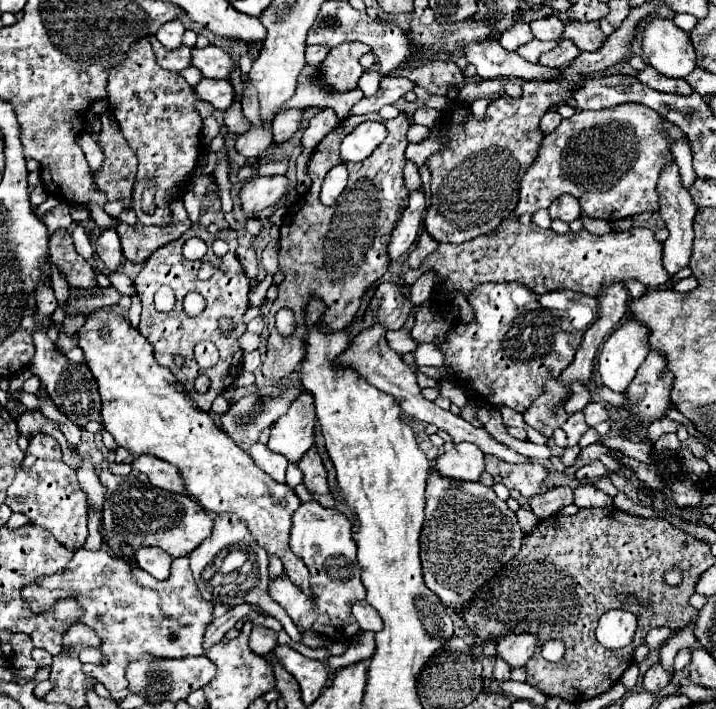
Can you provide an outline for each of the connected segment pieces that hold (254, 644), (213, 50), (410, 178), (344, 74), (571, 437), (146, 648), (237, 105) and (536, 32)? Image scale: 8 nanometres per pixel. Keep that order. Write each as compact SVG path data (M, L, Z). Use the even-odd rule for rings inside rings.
M253 626L251 636L249 636L249 648L253 654L267 658L267 654L277 646L277 632L263 628L263 626Z
M207 46L207 48L193 48L191 66L195 66L205 78L227 80L231 78L235 62L223 48Z
M407 162L407 166L405 166L405 188L407 188L409 192L421 188L419 170L417 170L417 166L415 166L413 162Z
M343 42L333 46L321 64L321 76L327 84L327 92L349 92L357 88L363 74L359 58L367 52L369 48L365 48L361 42Z
M575 412L567 418L567 422L561 426L567 434L567 440L569 440L569 446L575 446L579 442L579 438L587 432L587 424L585 424L585 414L583 412Z
M105 548L91 552L91 550L77 550L71 558L71 562L63 568L63 572L57 572L53 576L41 576L39 580L27 584L21 590L21 598L29 604L29 610L33 614L41 614L51 610L57 600L63 598L75 598L83 614L79 618L81 624L93 628L97 636L101 638L101 652L109 656L109 666L103 666L103 674L97 674L97 680L107 686L107 690L119 692L125 690L125 668L129 660L135 660L143 654L151 656L165 656L165 658L183 658L183 656L201 656L203 654L203 634L207 626L213 622L213 604L201 596L197 590L197 584L193 580L193 574L189 570L189 558L175 558L173 560L173 576L165 582L155 580L147 572L139 567L133 567L125 560L113 560Z
M235 98L233 104L225 110L223 120L225 120L225 128L227 128L231 134L235 134L235 136L245 134L245 132L251 128L251 122L249 122L249 120L243 116L243 112L241 112L241 100L239 100L239 98Z
M535 20L531 24L531 32L537 40L557 40L563 28L565 24L545 24L545 20Z

